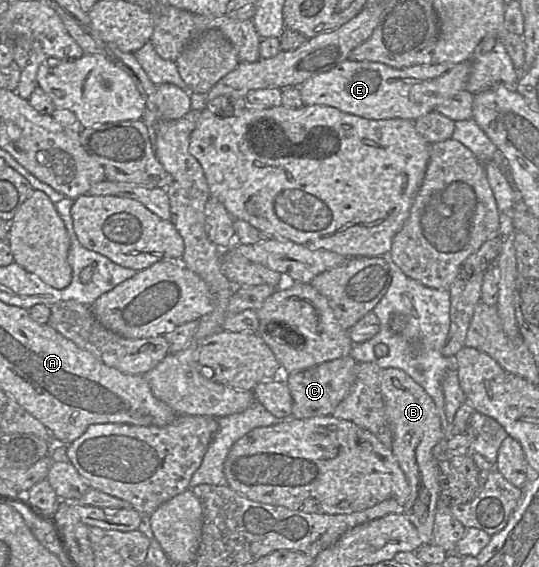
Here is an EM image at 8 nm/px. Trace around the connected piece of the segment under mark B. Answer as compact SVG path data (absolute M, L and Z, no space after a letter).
M382 369L380 387L385 413L393 432L392 452L410 486L403 513L416 526L423 544L431 543L440 497L438 462L433 455L434 447L444 437L440 416L433 399L403 370Z

